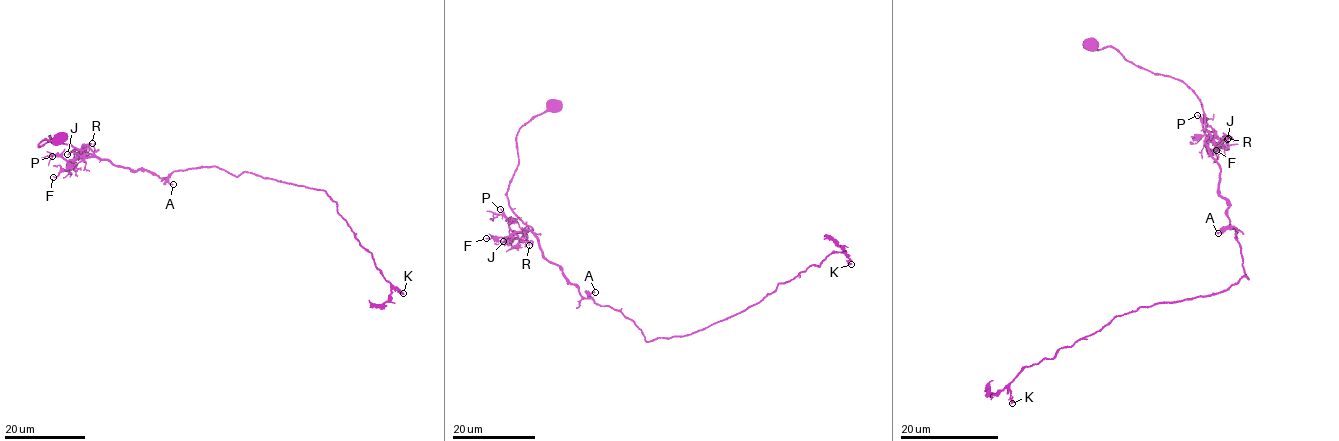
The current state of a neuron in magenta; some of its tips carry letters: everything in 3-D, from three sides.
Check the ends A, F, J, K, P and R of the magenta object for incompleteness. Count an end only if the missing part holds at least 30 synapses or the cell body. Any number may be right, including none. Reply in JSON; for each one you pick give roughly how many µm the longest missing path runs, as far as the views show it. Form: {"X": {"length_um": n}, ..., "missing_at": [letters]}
{"missing_at": []}

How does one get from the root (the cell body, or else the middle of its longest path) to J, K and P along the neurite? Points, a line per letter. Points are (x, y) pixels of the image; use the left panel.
J: (224, 170), (194, 167), (162, 177), (85, 157), (83, 151), (74, 149), (67, 154)
K: (224, 170), (323, 189), (336, 203), (359, 243), (371, 253), (386, 280), (403, 293)
P: (224, 170), (194, 167), (162, 177), (95, 156), (76, 155), (68, 161), (52, 156)

